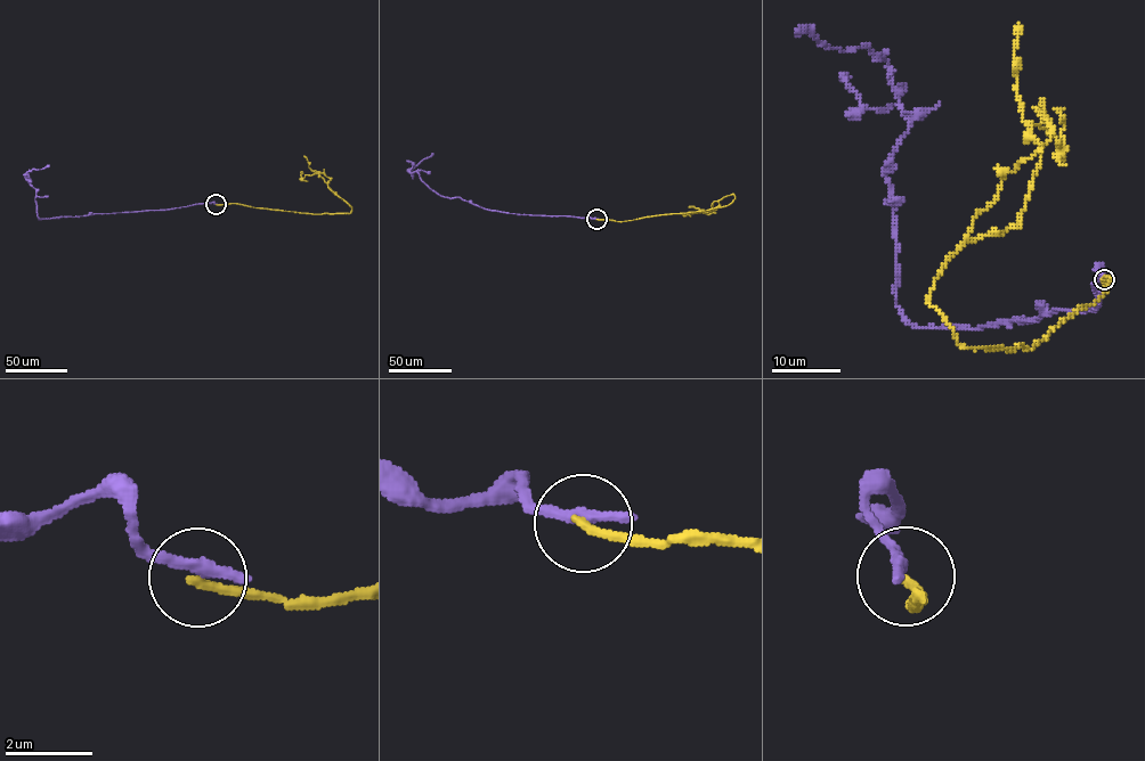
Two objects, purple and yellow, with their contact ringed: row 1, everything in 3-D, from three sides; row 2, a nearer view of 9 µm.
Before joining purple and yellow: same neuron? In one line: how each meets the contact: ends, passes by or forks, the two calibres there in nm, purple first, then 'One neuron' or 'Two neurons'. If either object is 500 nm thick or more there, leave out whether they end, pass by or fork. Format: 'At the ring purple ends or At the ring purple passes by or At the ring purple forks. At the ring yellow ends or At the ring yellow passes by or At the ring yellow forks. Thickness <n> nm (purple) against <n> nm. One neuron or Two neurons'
At the ring purple ends. At the ring yellow ends. Thickness 360 nm (purple) against 200 nm. Two neurons

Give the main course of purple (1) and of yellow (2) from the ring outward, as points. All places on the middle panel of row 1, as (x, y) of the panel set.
1: (597, 219), (504, 213), (460, 197), (440, 195), (422, 181), (419, 170), (412, 173), (407, 170), (433, 154)
2: (597, 219), (620, 221), (703, 211), (728, 205), (735, 196), (720, 199), (708, 212), (687, 214)

